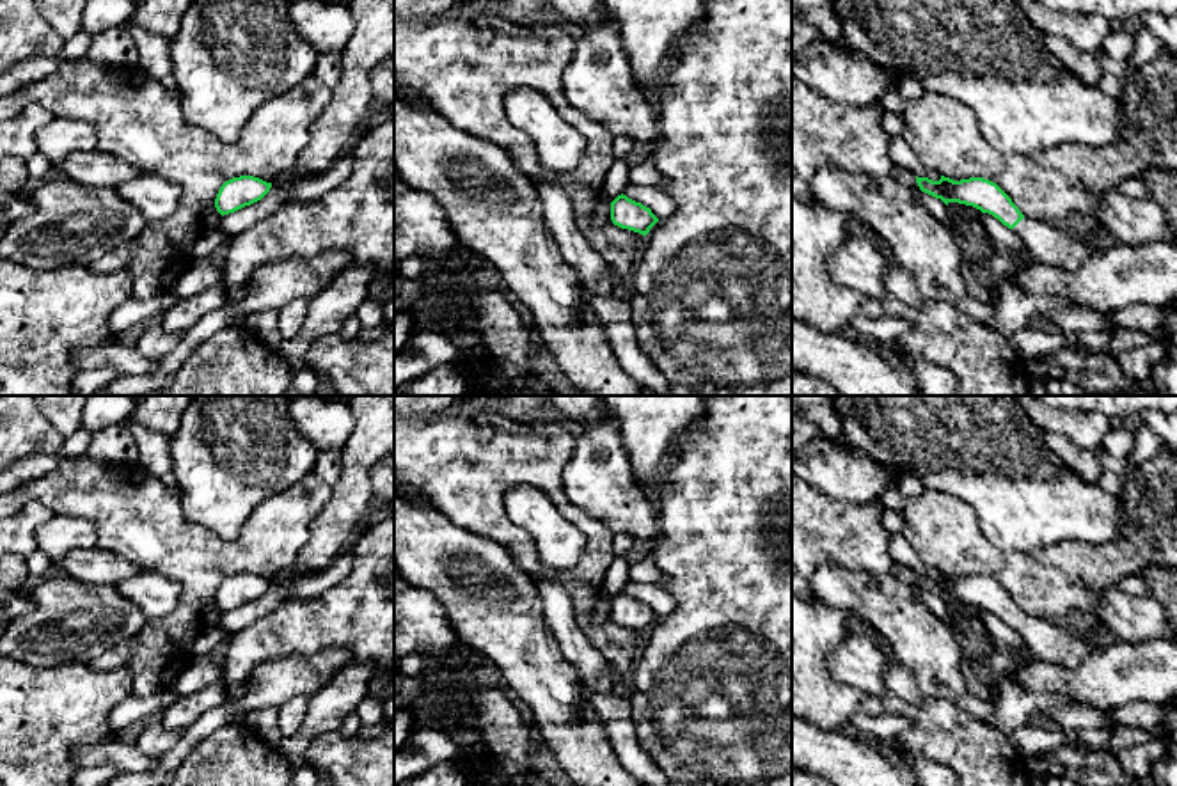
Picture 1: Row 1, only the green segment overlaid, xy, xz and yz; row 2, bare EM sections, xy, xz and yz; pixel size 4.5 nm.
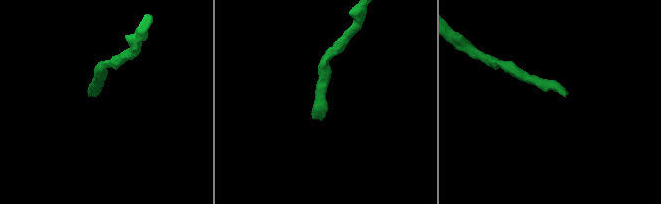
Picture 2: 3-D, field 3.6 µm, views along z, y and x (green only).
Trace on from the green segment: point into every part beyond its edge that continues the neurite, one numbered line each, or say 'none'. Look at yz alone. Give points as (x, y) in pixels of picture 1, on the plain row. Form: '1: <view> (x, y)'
1: yz (1055, 643)

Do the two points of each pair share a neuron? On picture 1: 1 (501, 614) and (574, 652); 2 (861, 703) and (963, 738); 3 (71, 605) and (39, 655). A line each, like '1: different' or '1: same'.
1: different
2: same
3: same

